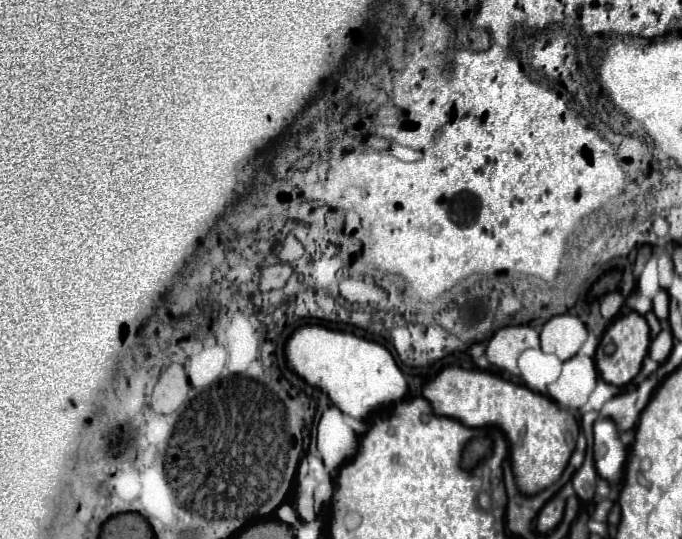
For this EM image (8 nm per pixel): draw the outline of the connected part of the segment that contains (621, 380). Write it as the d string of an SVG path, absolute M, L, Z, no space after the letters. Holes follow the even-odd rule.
M630 311L628 315L618 317L606 329L606 333L604 333L602 341L600 341L600 347L596 351L596 357L594 357L596 367L598 367L598 371L602 375L602 379L606 383L610 383L610 385L616 385L616 387L622 387L622 385L630 383L636 377L636 373L640 371L642 361L644 361L644 357L648 353L648 347L650 347L650 327L648 327L646 319L640 313L636 313L636 311ZM608 343L612 343L616 347L616 351L612 355L606 355L606 351L604 351L604 347Z

